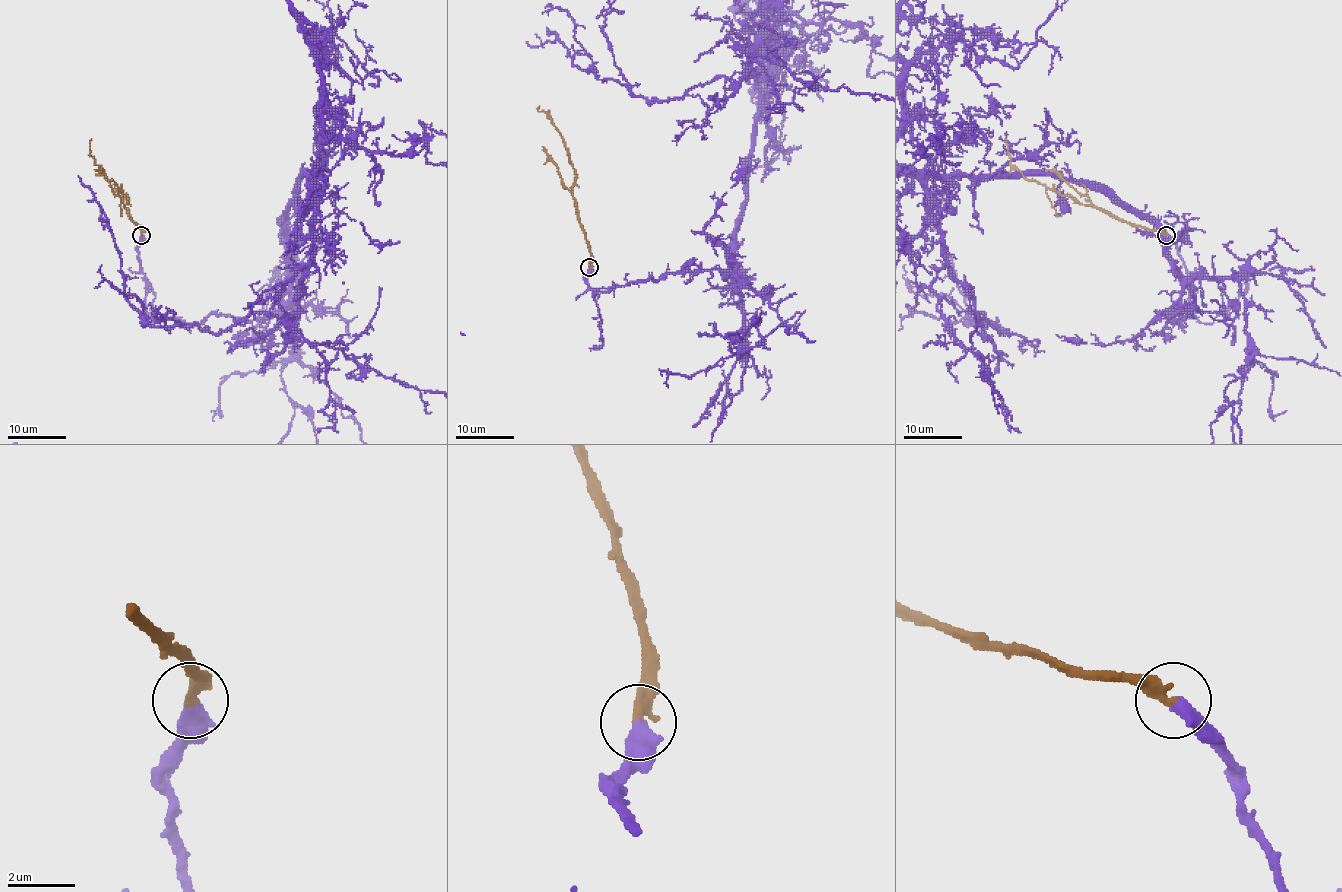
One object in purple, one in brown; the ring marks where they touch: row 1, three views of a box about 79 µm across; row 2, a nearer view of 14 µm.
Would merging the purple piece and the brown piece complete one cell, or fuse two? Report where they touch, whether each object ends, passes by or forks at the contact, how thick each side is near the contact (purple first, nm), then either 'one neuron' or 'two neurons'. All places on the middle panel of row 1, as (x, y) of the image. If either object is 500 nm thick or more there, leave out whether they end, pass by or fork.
place (589, 267); purple ends; brown ends; calibres 480 and 340 nm; one neuron

